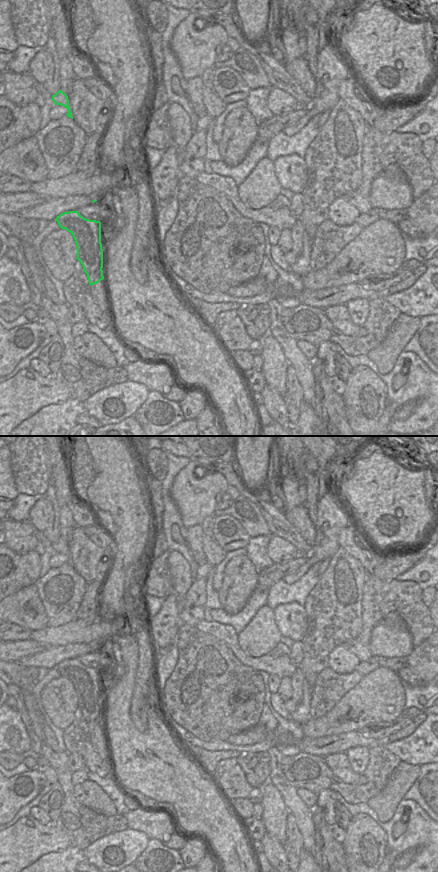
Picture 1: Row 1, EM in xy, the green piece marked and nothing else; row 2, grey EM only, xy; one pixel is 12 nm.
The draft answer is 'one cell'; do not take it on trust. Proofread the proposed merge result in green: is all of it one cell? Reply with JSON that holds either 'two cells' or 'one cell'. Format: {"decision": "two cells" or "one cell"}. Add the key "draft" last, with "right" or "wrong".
{"decision": "two cells", "draft": "wrong"}

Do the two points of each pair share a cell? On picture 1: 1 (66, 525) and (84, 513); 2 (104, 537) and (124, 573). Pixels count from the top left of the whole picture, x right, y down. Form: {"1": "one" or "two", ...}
{"1": "two", "2": "two"}

